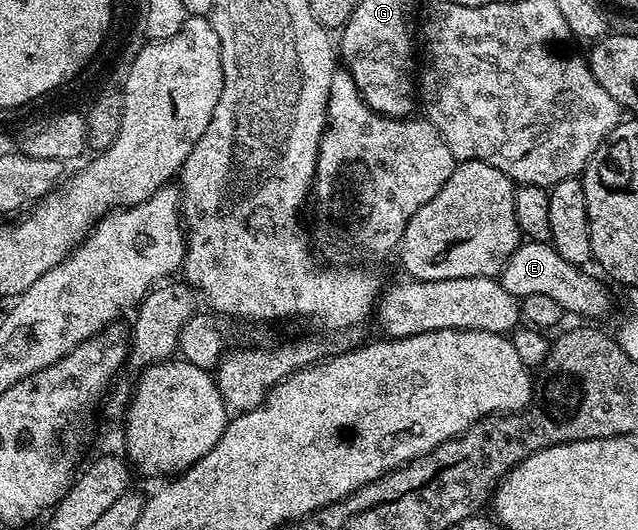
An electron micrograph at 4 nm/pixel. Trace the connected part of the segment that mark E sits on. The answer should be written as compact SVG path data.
M527 240L520 243L513 256L506 262L499 281L507 292L519 300L527 295L543 295L552 297L562 306L564 313L603 316L611 306L609 292L587 272L565 260L550 242Z

